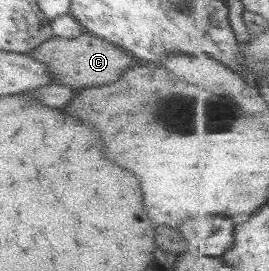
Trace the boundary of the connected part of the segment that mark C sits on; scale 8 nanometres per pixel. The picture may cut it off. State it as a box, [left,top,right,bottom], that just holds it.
[28,32,143,90]

